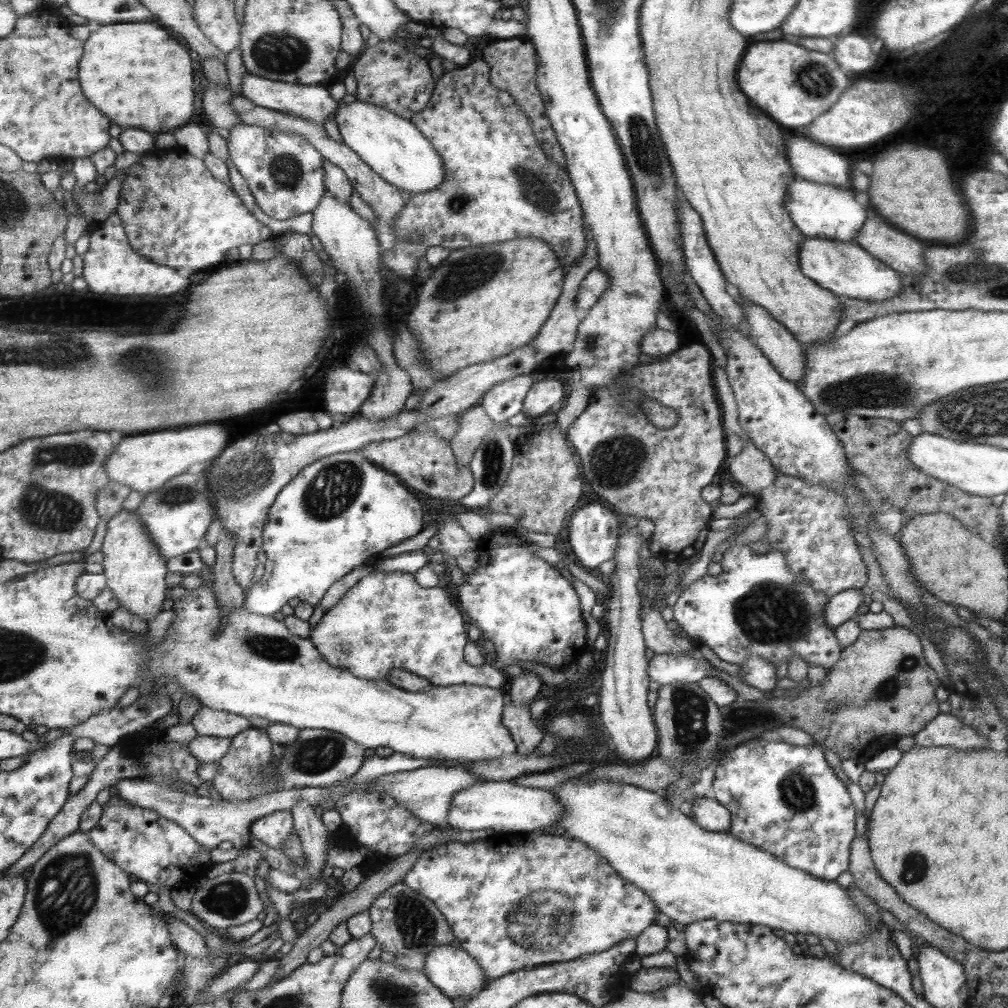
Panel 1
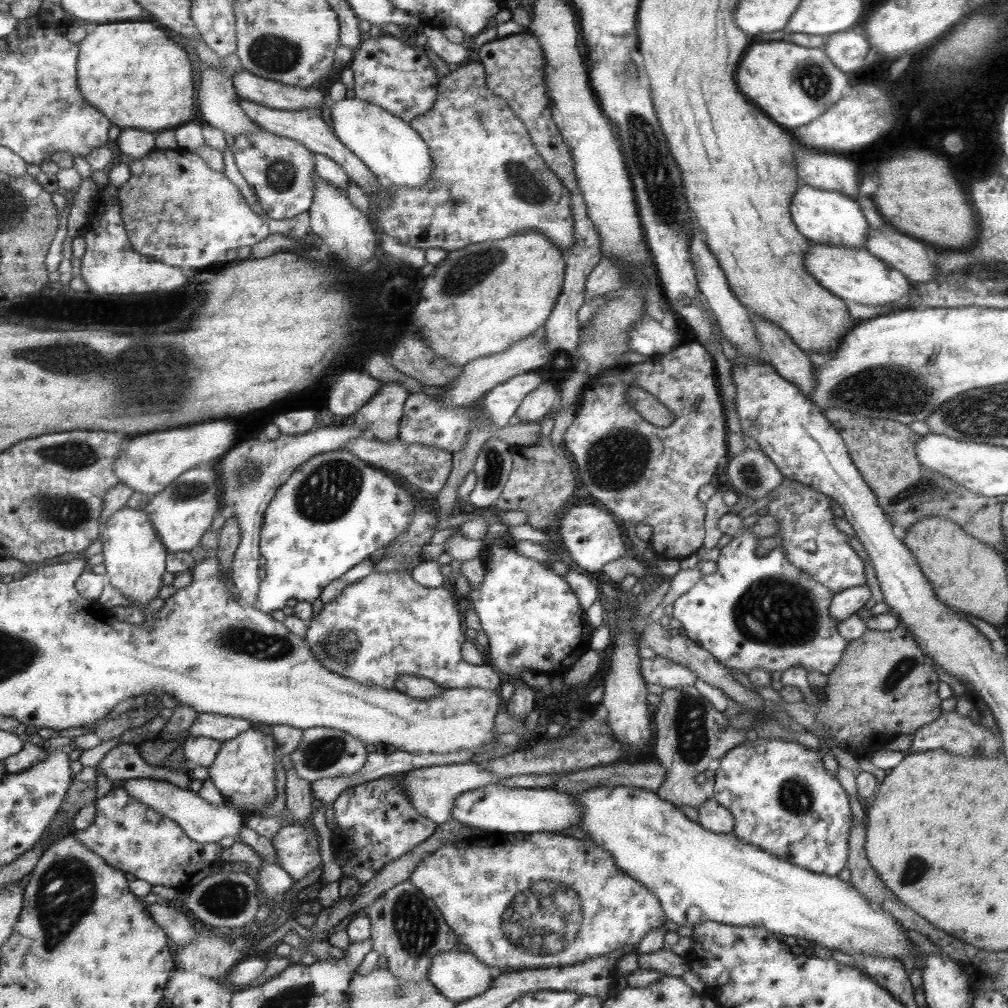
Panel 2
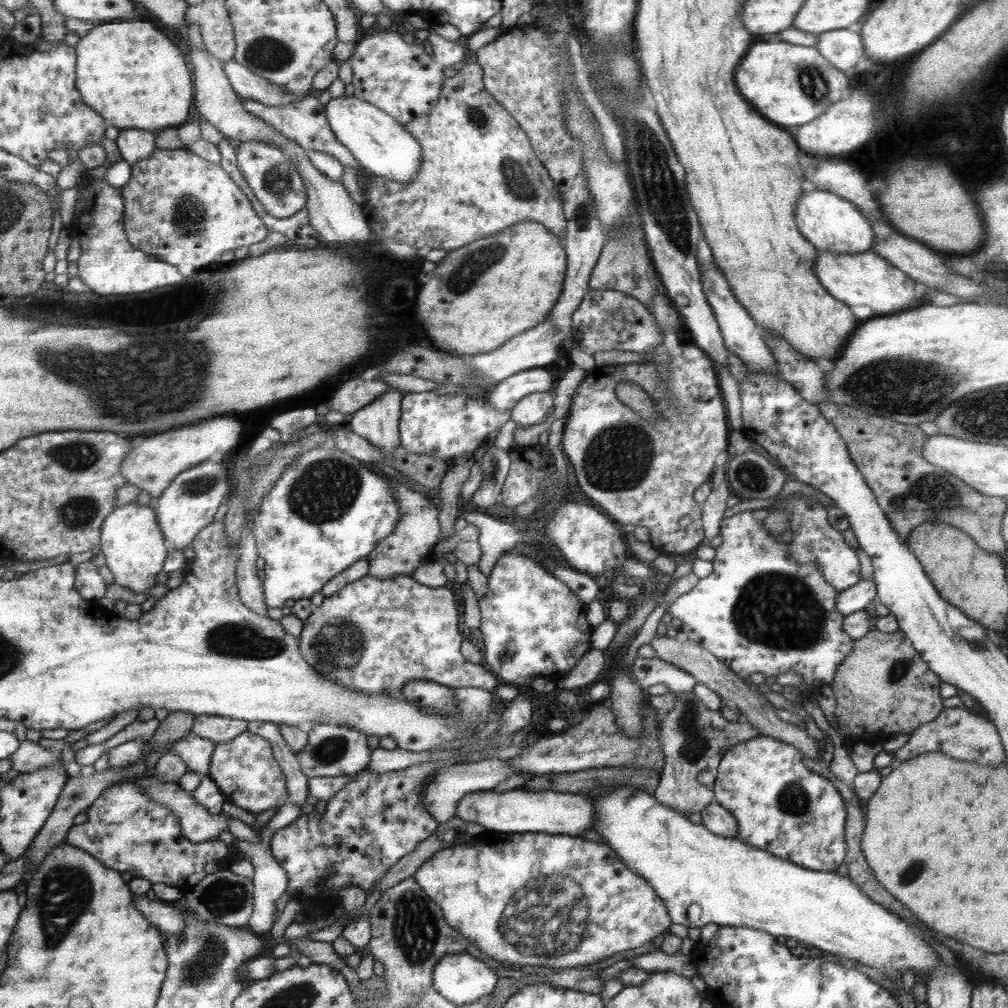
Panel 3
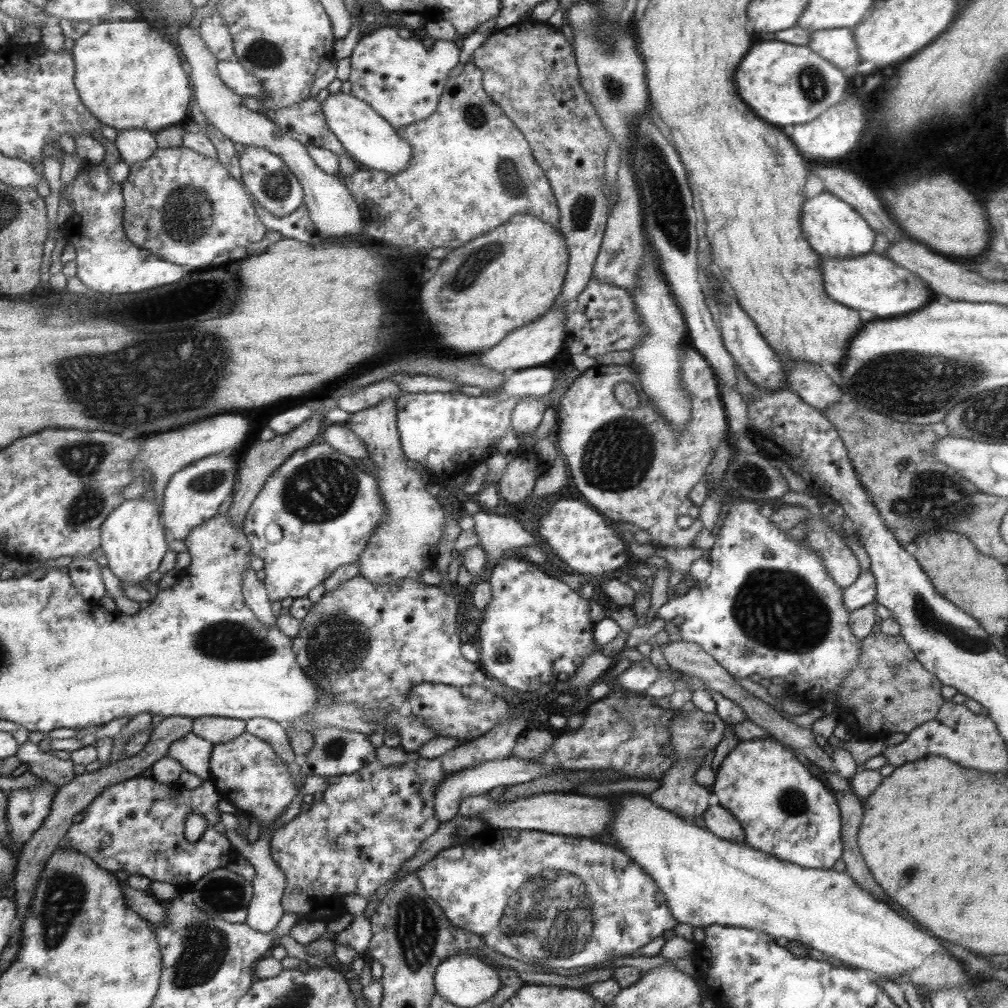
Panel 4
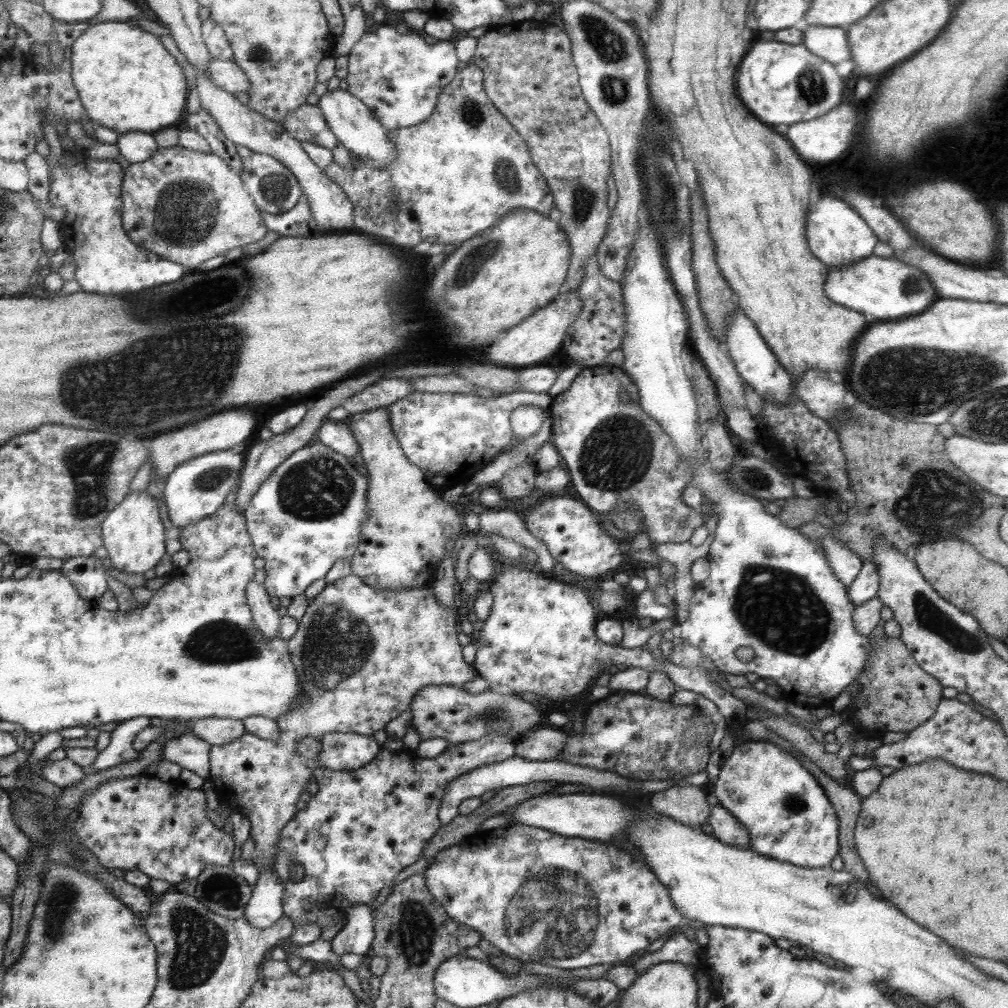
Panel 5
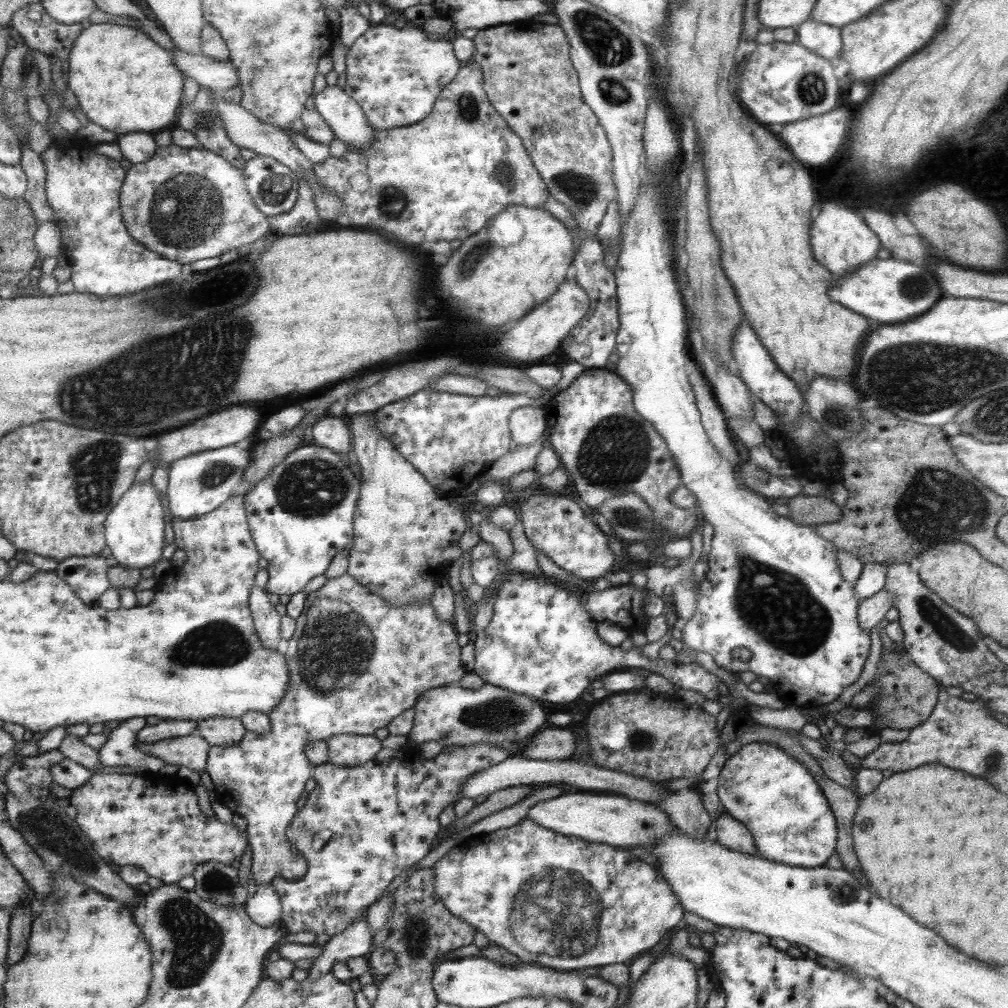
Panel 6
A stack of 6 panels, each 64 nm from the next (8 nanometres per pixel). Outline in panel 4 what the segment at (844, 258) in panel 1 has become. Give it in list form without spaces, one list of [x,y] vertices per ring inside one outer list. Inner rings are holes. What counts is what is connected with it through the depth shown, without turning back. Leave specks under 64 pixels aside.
[[[864,254],[848,259],[824,259],[823,278],[826,292],[835,302],[854,310],[868,310],[876,318],[894,318],[926,307],[932,291],[919,275],[904,270],[885,254]]]

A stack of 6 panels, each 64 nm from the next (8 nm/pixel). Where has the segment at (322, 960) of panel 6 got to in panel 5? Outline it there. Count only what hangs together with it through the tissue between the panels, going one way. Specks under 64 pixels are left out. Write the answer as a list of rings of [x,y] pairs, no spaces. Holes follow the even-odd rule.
[[[357,904],[348,908],[347,920],[339,933],[331,940],[331,949],[336,956],[356,954],[364,956],[370,952],[375,937],[375,920],[372,909],[367,904]]]

